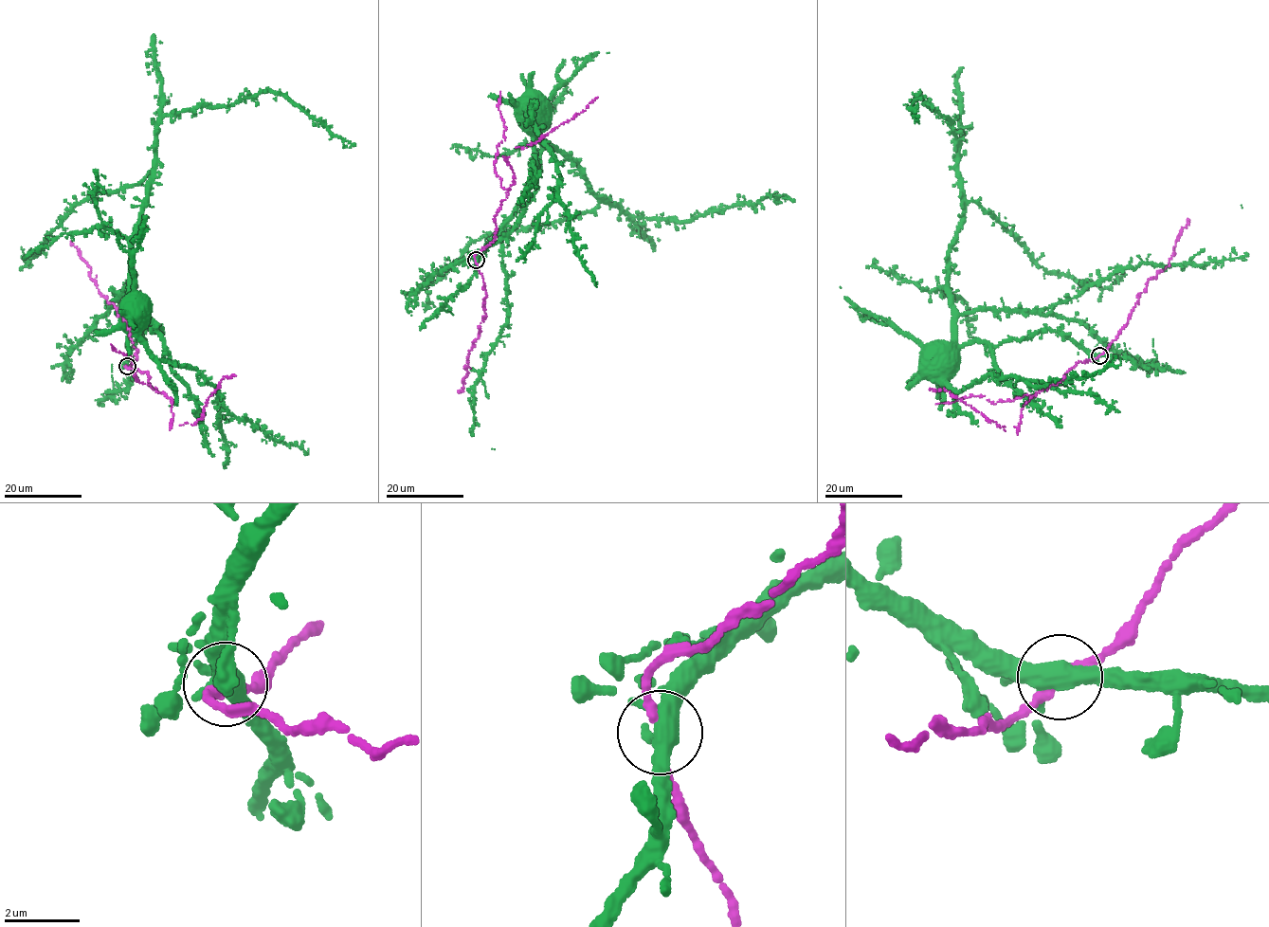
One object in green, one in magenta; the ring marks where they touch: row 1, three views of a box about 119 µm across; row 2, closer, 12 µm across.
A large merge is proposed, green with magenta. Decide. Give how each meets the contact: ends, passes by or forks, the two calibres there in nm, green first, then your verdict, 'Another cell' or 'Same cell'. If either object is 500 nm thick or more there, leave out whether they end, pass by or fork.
At the ring green passes by. At the ring magenta passes by. Thickness 480 nm (green) against 200 nm. Same cell

